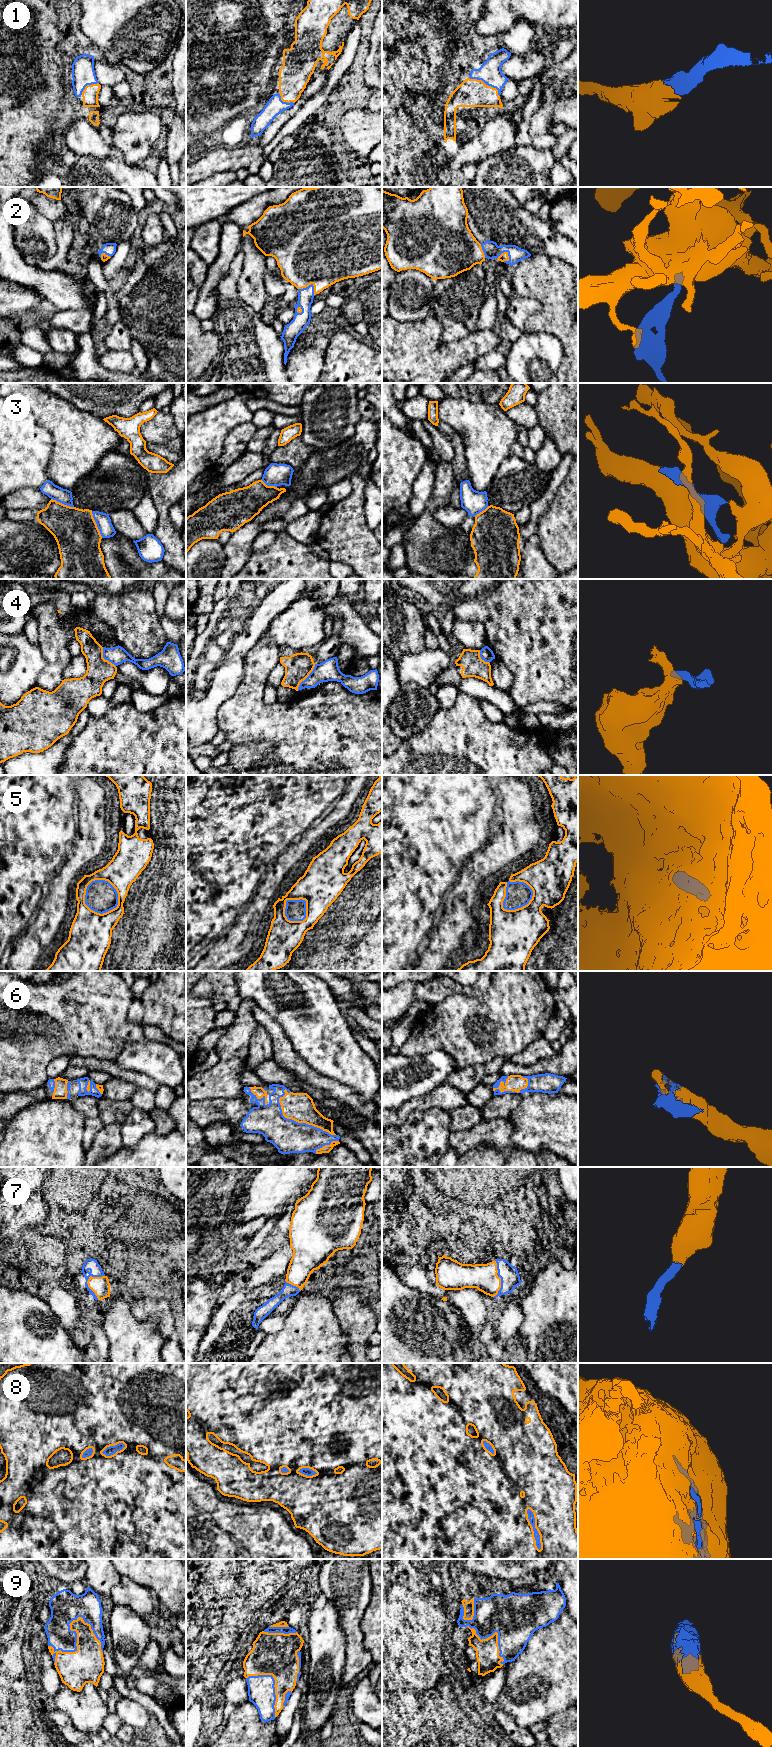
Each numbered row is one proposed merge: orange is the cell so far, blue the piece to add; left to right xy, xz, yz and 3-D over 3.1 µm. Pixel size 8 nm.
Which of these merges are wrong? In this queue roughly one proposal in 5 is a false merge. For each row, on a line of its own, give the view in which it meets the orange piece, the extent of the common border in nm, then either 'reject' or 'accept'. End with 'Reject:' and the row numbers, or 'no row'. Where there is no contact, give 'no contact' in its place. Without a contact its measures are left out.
1: yz | 300 nm | accept
2: xz | 150 nm | accept
3: xy | 240 nm | accept
4: xz | 260 nm | reject
5: xy | 300 nm | accept
6: xz | 550 nm | accept
7: yz | 300 nm | accept
8: yz | 360 nm | accept
9: xy | 440 nm | accept
Reject: 4

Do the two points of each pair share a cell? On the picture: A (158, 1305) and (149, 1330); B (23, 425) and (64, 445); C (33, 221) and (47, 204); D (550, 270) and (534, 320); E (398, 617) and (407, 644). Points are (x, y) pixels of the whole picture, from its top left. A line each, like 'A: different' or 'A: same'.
A: different
B: different
C: different
D: same
E: same

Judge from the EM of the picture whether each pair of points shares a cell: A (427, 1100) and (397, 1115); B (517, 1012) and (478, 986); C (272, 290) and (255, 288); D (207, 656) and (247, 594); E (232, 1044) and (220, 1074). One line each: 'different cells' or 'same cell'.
A: same cell
B: different cells
C: different cells
D: same cell
E: same cell

